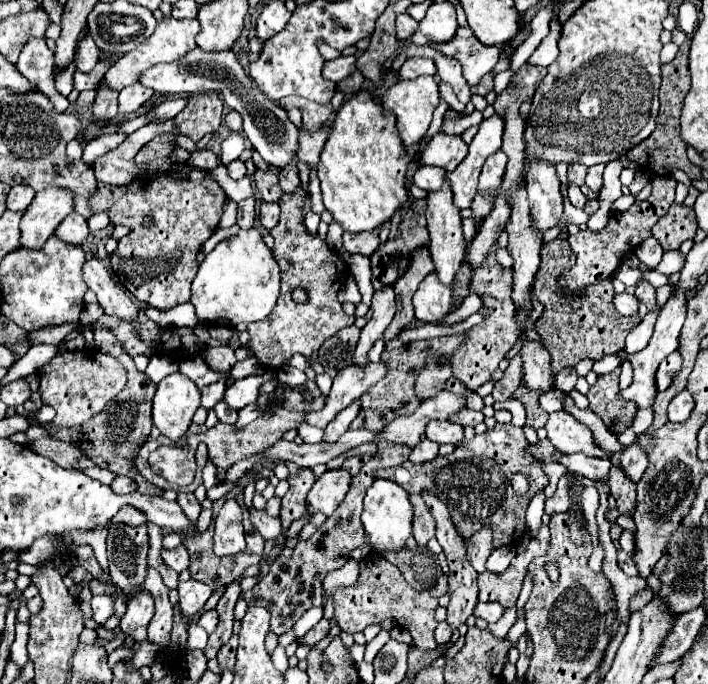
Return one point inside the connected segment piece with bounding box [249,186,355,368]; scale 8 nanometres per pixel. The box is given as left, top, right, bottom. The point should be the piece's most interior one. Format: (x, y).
(305, 260)

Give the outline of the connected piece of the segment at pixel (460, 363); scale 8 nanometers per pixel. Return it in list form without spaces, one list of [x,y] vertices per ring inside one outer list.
[[[493,242],[493,246],[489,248],[489,254],[485,258],[485,264],[481,264],[475,270],[473,282],[471,282],[471,292],[483,300],[483,306],[489,310],[489,314],[481,324],[467,330],[465,344],[459,346],[451,358],[455,378],[459,378],[471,390],[479,388],[481,384],[485,384],[491,378],[491,372],[497,370],[499,362],[505,358],[505,354],[513,348],[513,344],[517,340],[517,320],[515,320],[517,306],[513,306],[513,296],[511,296],[513,268],[503,268],[497,262],[497,258],[495,258],[497,248],[499,248],[499,244]]]

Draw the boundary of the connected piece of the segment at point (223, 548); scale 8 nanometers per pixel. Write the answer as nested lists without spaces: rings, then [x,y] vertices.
[[[227,500],[215,520],[213,552],[217,556],[233,556],[245,550],[245,536],[241,524],[241,506],[235,500]]]

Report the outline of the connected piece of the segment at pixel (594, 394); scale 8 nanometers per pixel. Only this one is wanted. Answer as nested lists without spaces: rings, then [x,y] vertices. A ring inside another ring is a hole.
[[[619,368],[599,376],[597,384],[589,390],[589,408],[601,416],[601,420],[613,430],[619,432],[633,424],[637,414],[635,402],[615,402],[615,394],[619,394]]]

